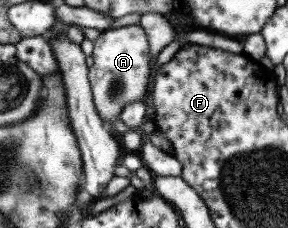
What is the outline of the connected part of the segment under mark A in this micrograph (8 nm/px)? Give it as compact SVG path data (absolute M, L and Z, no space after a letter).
M139 24L128 25L113 29L102 30L92 42L91 59L93 64L88 68L87 81L91 92L91 101L97 115L110 132L113 132L114 123L118 120L119 112L130 101L143 101L146 96L147 83L149 83L150 63L149 44L147 34Z

